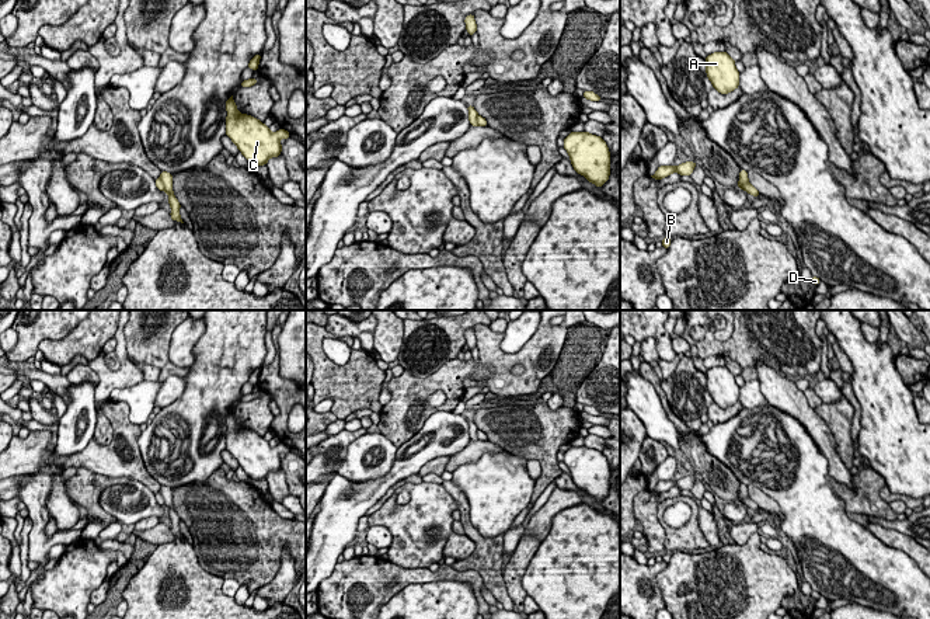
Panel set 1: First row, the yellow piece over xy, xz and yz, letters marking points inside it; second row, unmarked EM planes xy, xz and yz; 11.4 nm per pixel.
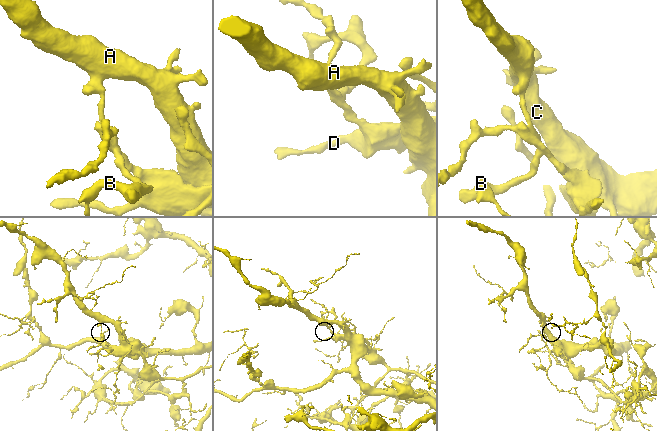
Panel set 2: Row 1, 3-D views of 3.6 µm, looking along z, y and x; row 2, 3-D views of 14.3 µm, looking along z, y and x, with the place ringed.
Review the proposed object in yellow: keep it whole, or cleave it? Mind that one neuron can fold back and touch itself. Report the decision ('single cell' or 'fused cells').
fused cells

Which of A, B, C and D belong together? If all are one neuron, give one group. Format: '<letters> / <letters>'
A B C / D

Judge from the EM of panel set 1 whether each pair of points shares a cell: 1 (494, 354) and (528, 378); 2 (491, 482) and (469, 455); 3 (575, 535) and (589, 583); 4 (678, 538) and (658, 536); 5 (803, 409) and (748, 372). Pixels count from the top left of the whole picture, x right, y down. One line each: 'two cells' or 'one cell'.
1: one cell
2: two cells
3: one cell
4: two cells
5: two cells

